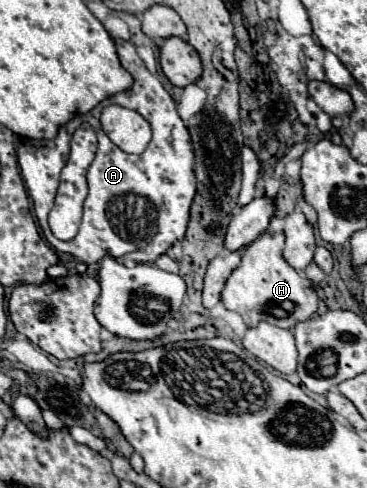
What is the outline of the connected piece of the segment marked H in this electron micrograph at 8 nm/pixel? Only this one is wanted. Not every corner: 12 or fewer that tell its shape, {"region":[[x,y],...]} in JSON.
{"region":[[283,233],[241,253],[221,303],[247,327],[317,311],[317,291],[281,255]]}

